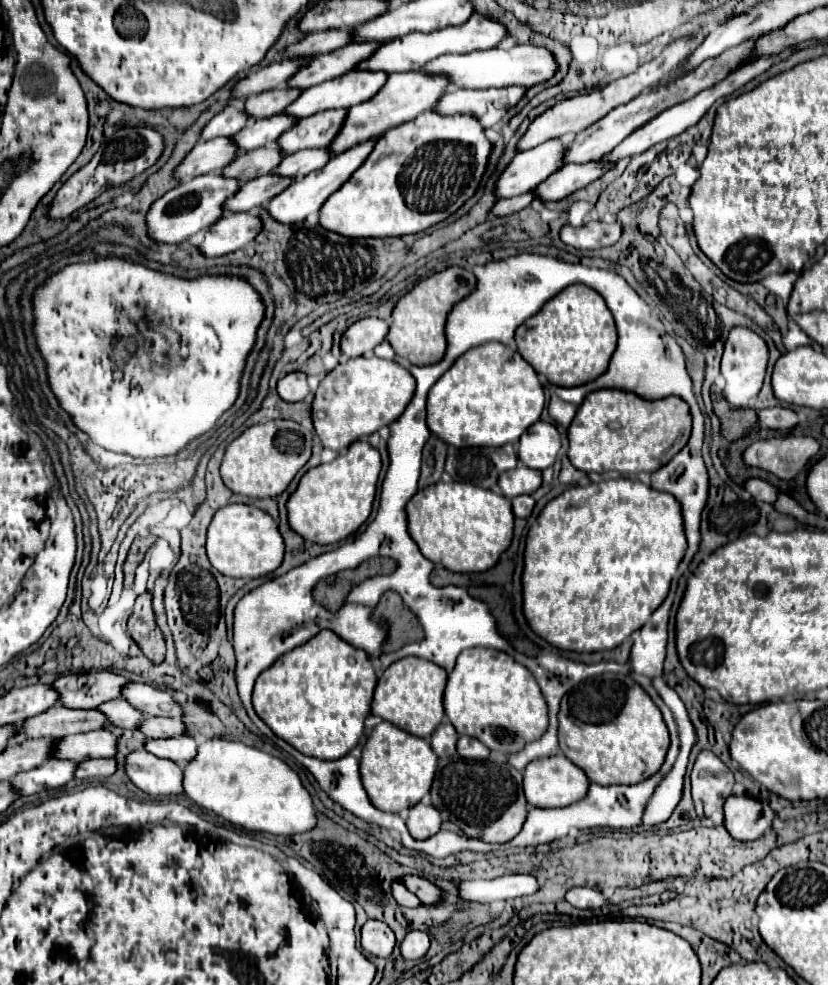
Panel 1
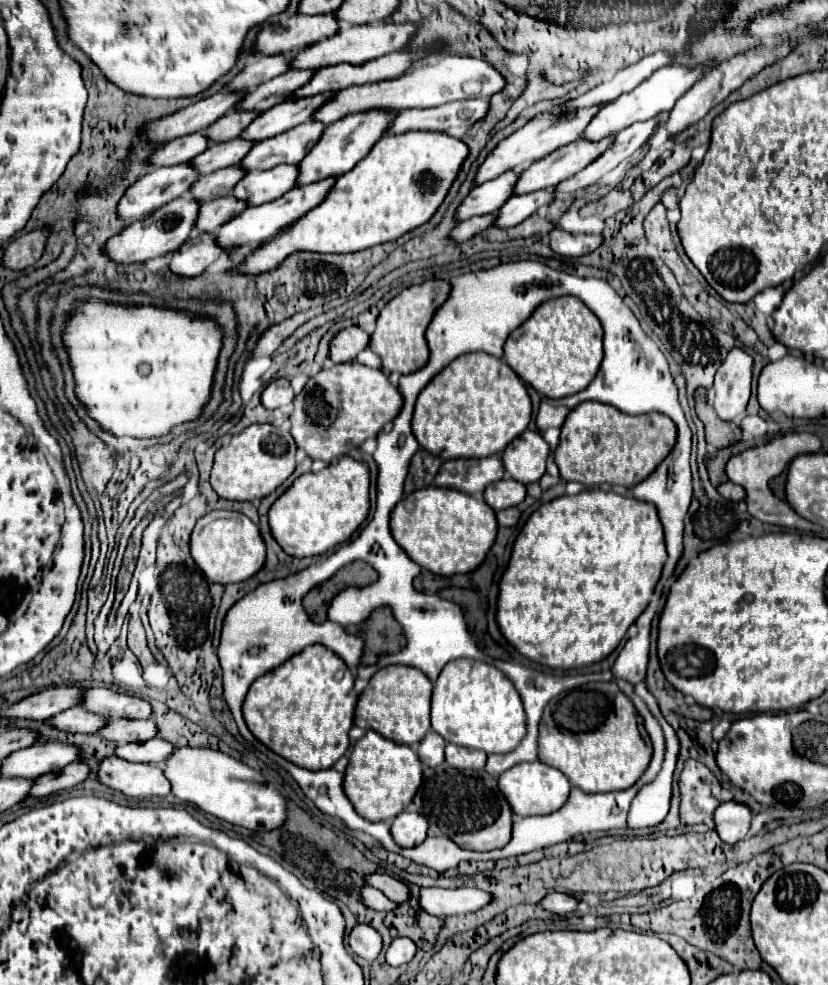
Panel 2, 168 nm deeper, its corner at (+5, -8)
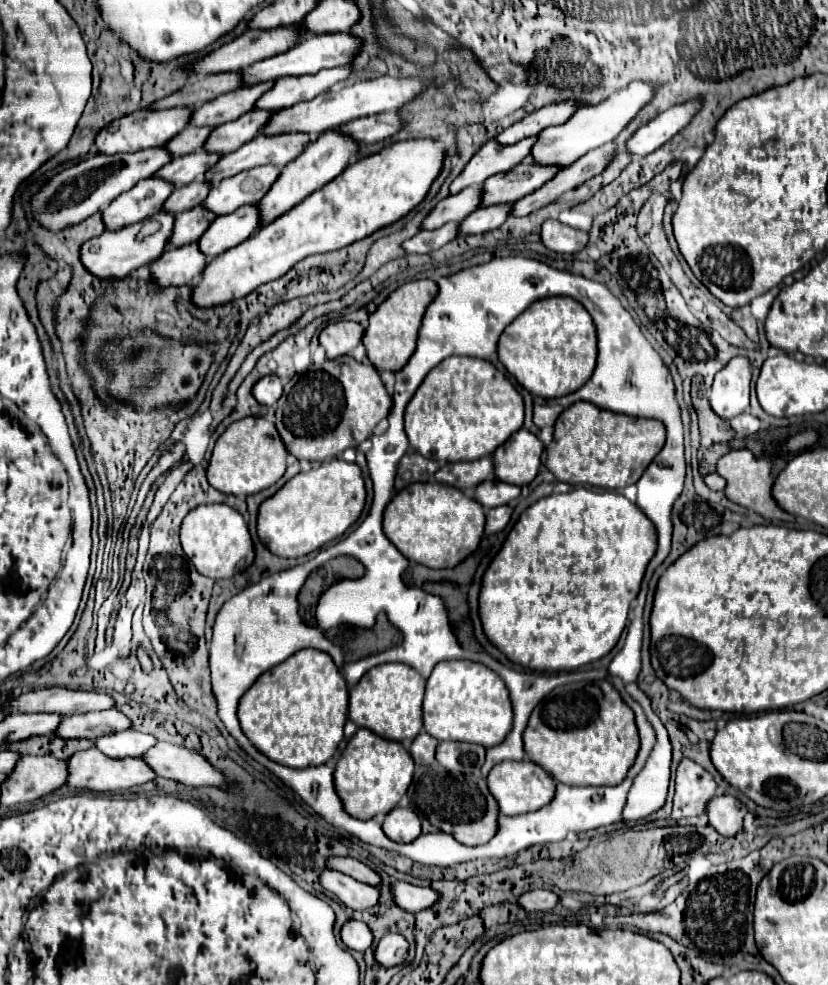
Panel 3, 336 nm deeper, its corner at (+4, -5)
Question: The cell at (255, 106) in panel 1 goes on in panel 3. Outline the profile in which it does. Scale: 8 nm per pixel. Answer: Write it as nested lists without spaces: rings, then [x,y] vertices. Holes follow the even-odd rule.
[[[186,126],[186,130],[182,130],[170,142],[164,144],[164,150],[168,150],[172,154],[172,158],[178,158],[182,154],[192,154],[204,146],[210,132],[212,132],[212,128],[208,128],[208,126],[204,126],[204,128]]]

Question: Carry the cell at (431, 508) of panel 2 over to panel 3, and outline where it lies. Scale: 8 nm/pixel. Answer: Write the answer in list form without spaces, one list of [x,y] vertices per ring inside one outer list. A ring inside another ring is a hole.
[[[416,482],[392,496],[384,508],[382,530],[408,560],[428,568],[452,568],[478,548],[484,534],[484,508],[454,486]]]

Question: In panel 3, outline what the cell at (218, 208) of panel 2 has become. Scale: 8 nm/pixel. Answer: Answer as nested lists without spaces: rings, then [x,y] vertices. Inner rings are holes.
[[[196,206],[184,214],[176,214],[174,218],[174,230],[170,234],[168,244],[170,246],[184,246],[198,242],[204,230],[210,226],[210,222],[216,218],[216,214],[204,210],[202,206]]]

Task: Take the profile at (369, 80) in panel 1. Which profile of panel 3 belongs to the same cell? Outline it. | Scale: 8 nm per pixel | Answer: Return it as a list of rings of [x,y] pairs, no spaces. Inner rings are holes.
[[[250,110],[248,114],[242,114],[236,120],[216,126],[216,130],[212,130],[208,140],[204,142],[204,150],[216,154],[228,154],[238,150],[240,146],[258,136],[270,114],[272,112],[268,110]]]

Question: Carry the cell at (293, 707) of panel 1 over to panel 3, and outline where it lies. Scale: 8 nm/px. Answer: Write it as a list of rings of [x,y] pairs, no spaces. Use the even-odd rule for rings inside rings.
[[[306,648],[264,672],[238,702],[238,720],[246,738],[270,760],[308,768],[330,760],[342,742],[348,712],[348,690],[328,654]]]

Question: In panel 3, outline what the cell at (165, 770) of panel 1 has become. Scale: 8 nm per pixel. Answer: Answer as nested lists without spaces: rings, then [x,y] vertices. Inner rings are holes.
[[[88,748],[88,750],[80,750],[74,752],[68,758],[68,780],[66,786],[76,788],[77,790],[88,790],[94,793],[116,792],[144,784],[148,780],[152,780],[156,774],[152,774],[152,768],[142,760],[142,758],[108,758],[104,754],[100,754],[100,750],[96,748]]]

